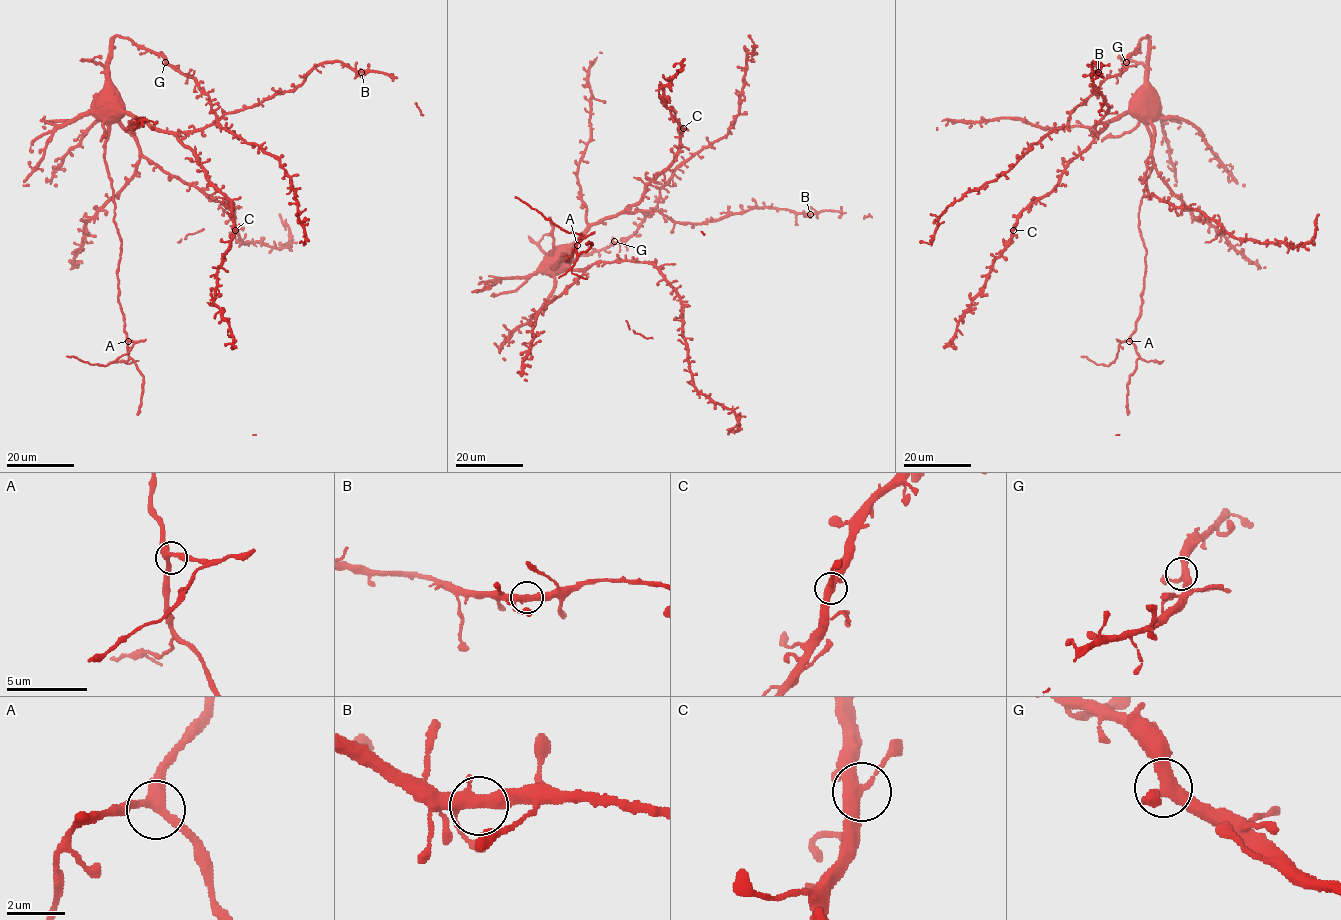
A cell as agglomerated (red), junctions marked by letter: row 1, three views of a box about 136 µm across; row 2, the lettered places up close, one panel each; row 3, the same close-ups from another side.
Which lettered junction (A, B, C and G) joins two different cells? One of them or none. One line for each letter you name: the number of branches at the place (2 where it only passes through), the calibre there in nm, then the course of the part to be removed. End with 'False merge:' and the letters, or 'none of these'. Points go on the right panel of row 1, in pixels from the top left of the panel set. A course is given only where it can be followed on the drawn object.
False merge: none of these

